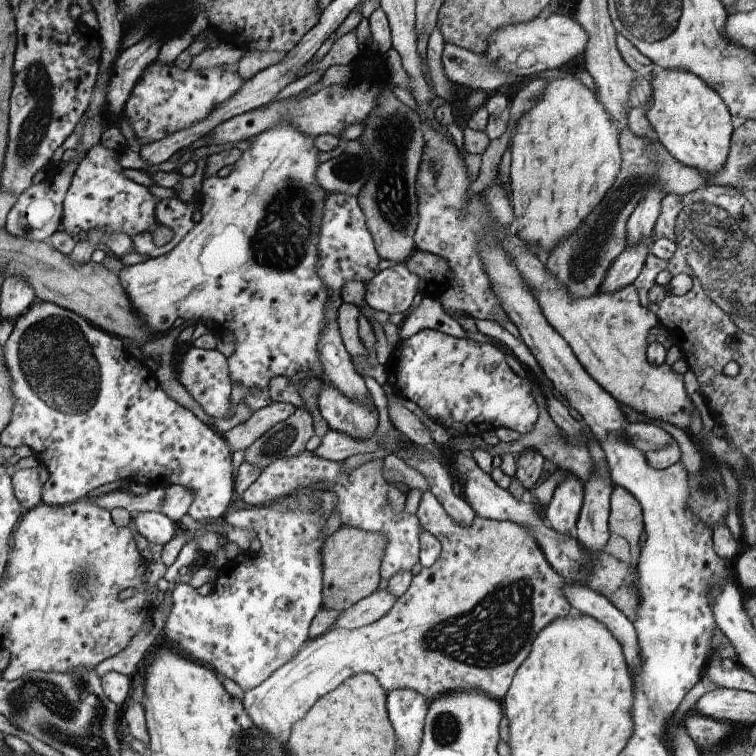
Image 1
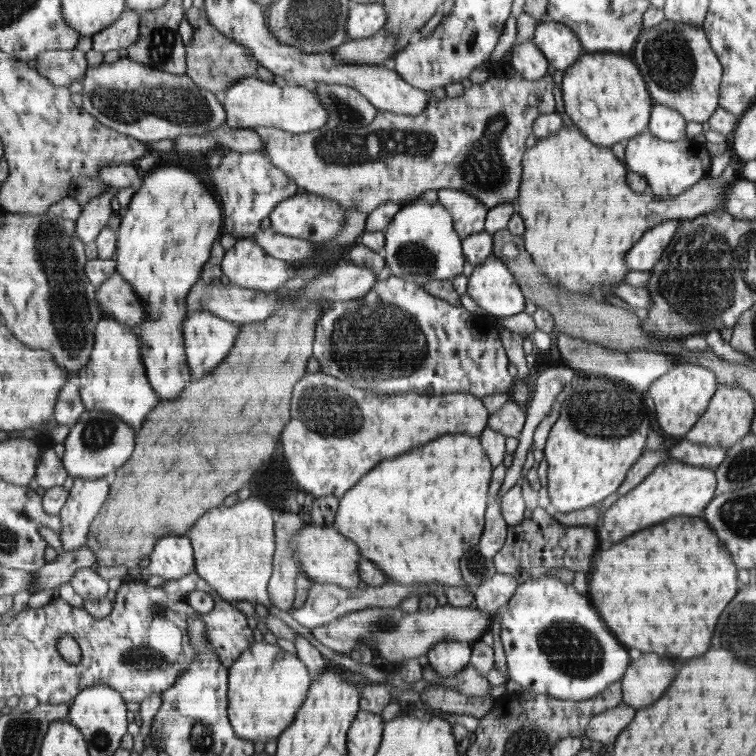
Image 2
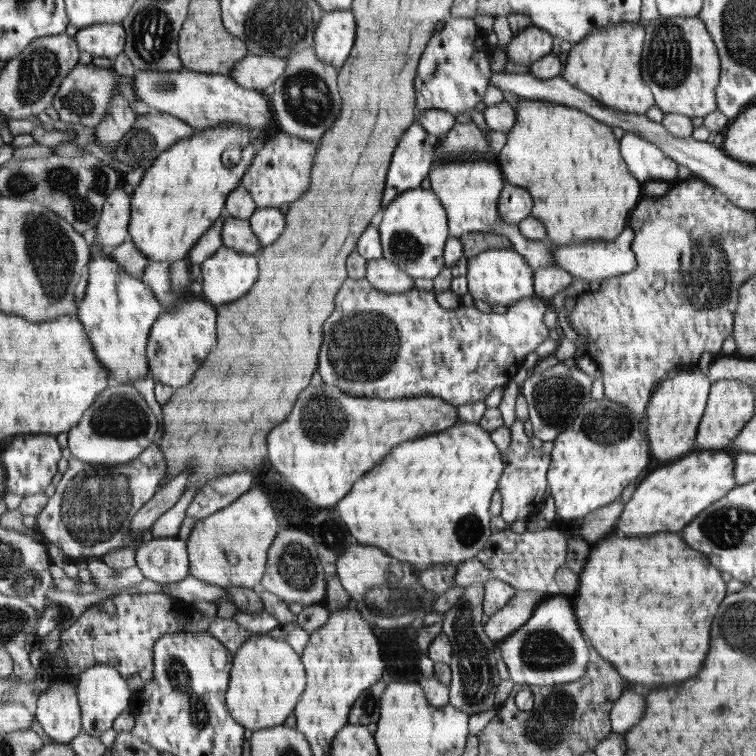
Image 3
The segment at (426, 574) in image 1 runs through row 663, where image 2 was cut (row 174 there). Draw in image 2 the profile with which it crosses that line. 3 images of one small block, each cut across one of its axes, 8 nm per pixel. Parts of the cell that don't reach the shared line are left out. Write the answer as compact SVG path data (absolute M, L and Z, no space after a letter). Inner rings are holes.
M508 61L493 68L487 81L472 83L462 95L452 98L436 98L428 94L425 110L417 116L406 116L379 110L374 121L364 129L328 124L322 129L293 134L278 128L261 126L255 132L265 143L264 153L281 168L298 186L307 192L322 195L341 203L350 210L372 212L386 202L401 206L419 200L426 190L462 190L478 198L487 208L502 202L516 203L523 182L523 162L526 139L533 134L539 117L554 111L554 82L546 73L541 79L525 79Z

